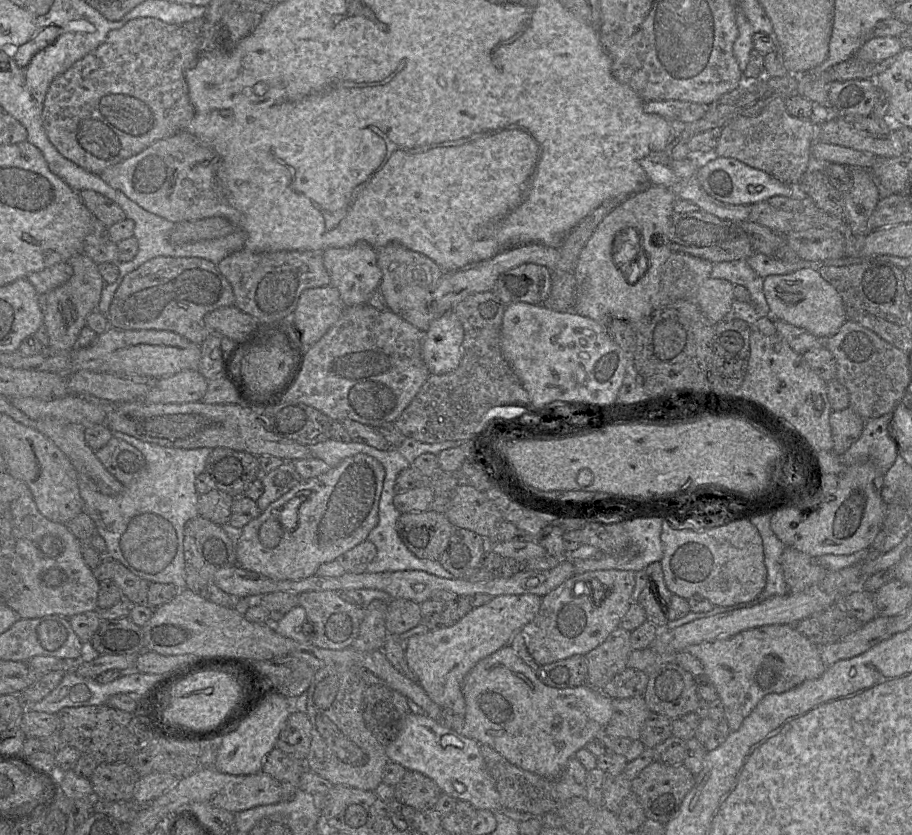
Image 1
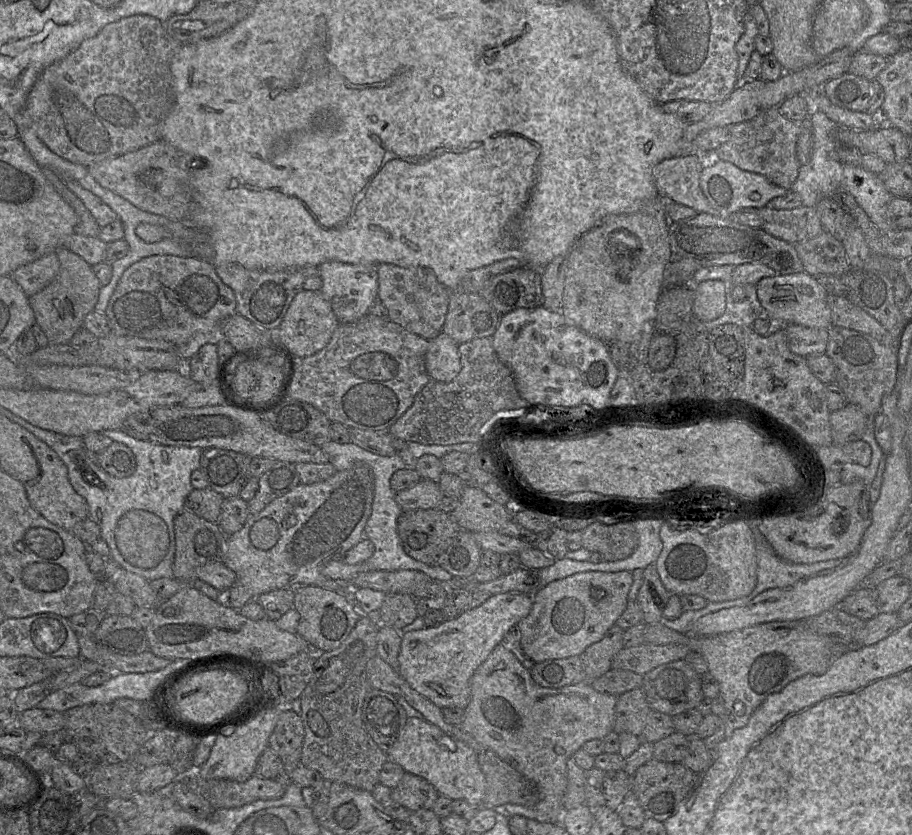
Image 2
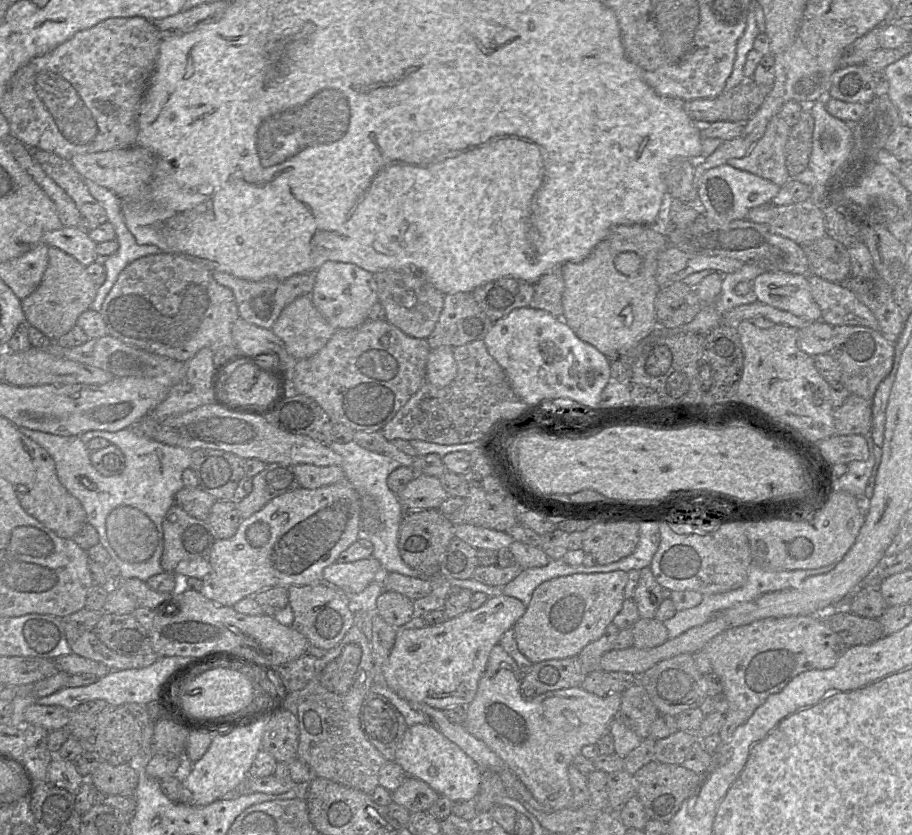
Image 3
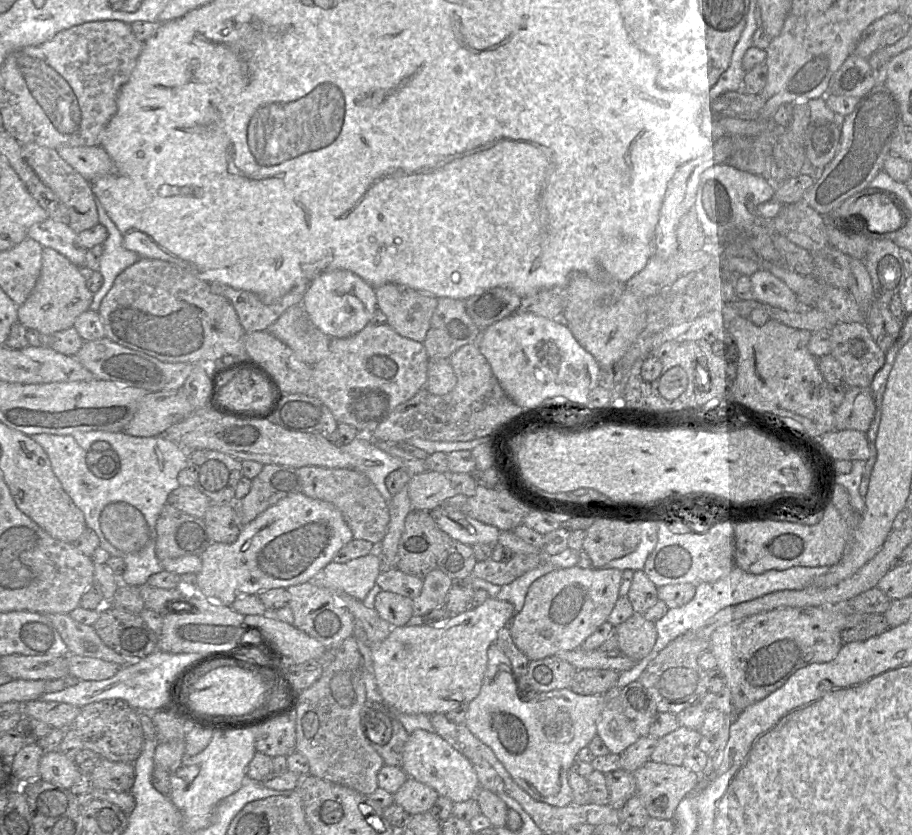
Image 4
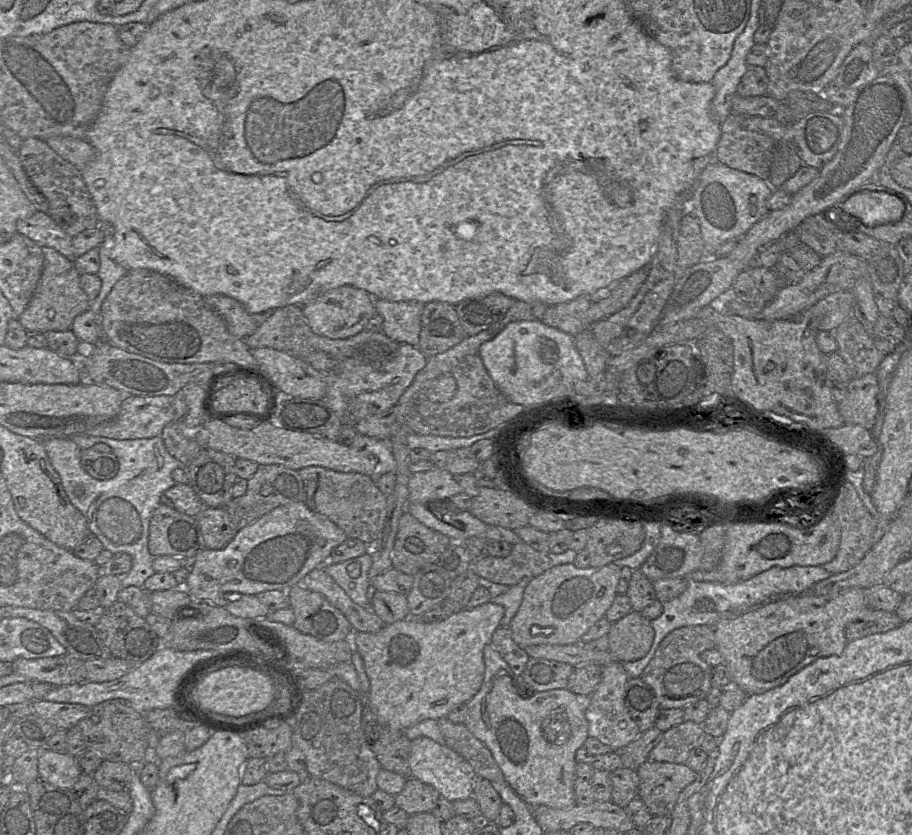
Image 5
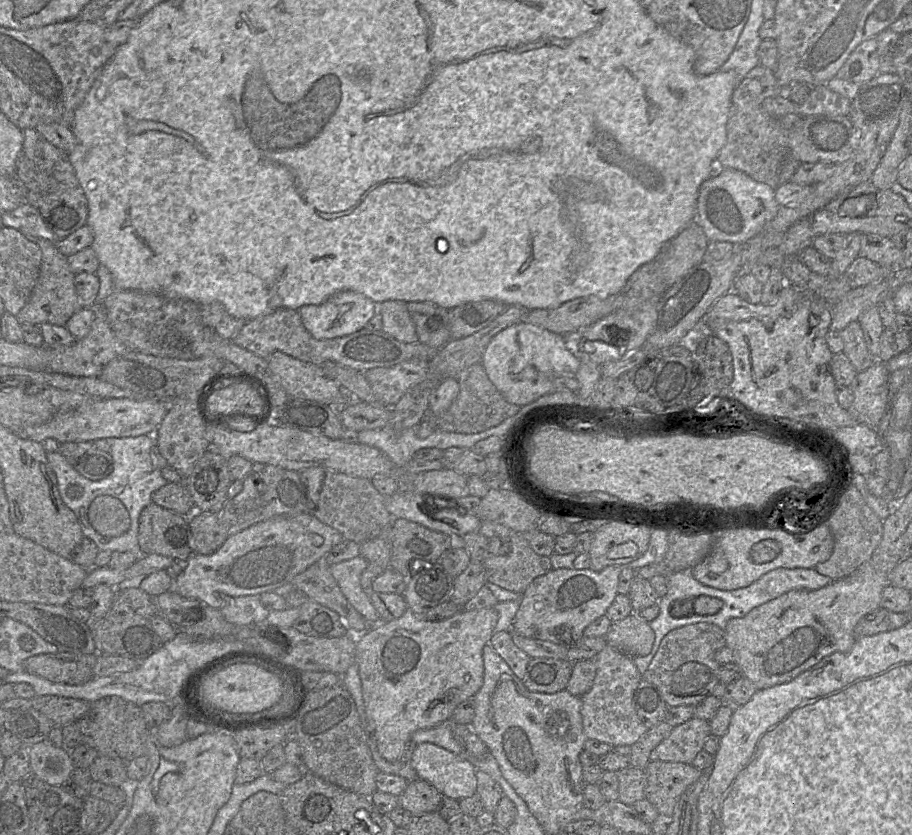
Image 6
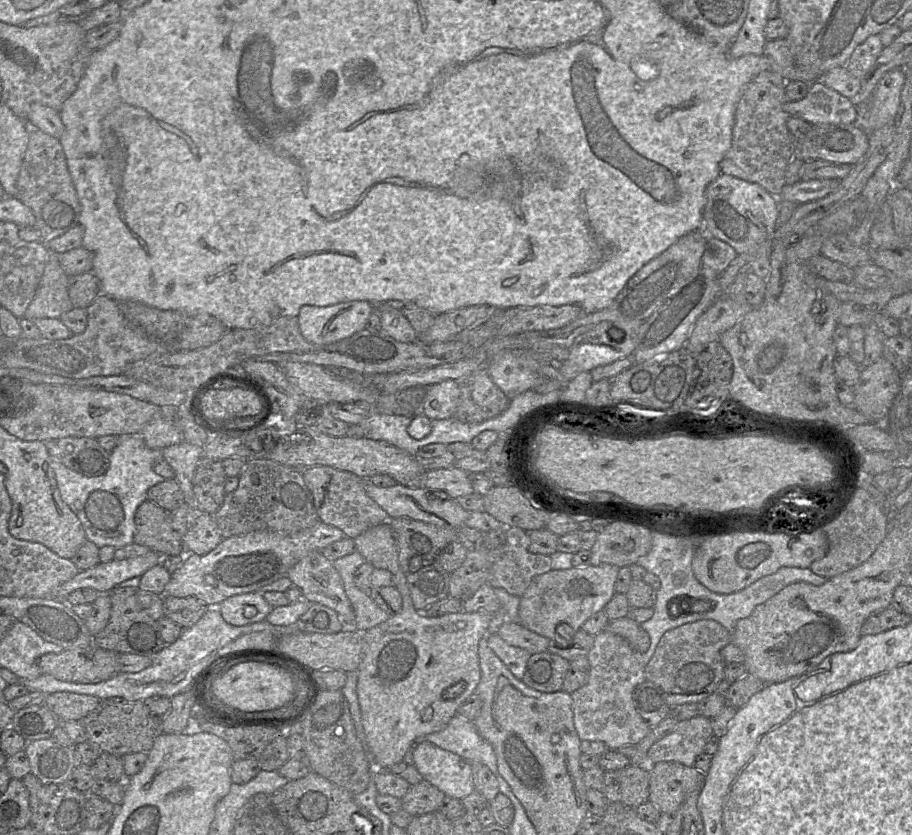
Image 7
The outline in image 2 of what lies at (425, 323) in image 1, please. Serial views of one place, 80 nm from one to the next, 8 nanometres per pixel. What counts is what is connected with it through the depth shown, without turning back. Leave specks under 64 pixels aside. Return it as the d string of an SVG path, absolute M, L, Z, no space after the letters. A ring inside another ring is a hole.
M377 264L378 299L388 310L388 319L409 332L432 340L442 332L450 292L428 268Z

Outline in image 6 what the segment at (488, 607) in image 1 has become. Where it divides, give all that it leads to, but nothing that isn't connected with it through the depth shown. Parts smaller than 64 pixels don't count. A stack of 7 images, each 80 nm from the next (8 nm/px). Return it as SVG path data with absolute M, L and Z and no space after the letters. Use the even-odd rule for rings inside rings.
M407 608L400 618L371 624L369 630L356 635L355 663L358 665L366 714L378 751L385 760L399 760L414 732L451 719L455 708L479 691L484 680L483 648L489 644L497 621L495 608L461 609L452 617L436 622L420 618Z

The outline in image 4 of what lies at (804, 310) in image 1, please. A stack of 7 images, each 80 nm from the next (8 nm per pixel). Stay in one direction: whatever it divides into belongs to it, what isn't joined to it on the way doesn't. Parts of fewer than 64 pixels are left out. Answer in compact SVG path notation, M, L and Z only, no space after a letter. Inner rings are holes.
M759 269L750 276L752 291L753 291L753 300L756 300L763 305L769 305L772 307L780 308L788 312L798 312L803 309L808 309L810 307L803 307L799 302L797 296L794 292L779 278L773 275L771 272Z

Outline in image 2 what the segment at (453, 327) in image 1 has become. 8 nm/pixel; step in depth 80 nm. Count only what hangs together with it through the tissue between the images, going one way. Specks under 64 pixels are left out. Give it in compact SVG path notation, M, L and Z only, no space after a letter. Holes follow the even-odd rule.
M441 332L430 340L425 356L425 365L431 380L451 382L461 370L458 344Z

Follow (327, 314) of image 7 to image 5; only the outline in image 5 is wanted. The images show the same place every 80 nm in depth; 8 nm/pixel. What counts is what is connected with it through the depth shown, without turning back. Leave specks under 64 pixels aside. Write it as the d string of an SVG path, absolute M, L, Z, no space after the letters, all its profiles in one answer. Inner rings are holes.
M345 285L321 293L302 307L302 313L313 333L331 339L345 339L366 329L368 321L377 312L375 300L378 299L365 290Z

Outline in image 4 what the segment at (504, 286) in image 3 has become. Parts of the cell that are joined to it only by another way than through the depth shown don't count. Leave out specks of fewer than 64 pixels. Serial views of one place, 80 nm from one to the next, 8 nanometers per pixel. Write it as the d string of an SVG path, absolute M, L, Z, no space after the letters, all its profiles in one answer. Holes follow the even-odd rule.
M502 287L482 290L463 300L474 324L481 330L514 313L521 304L517 293Z

